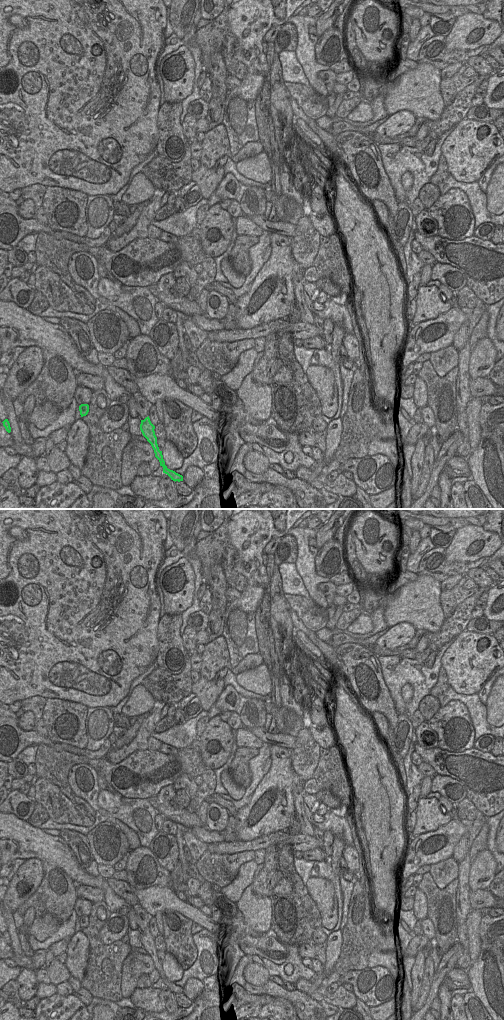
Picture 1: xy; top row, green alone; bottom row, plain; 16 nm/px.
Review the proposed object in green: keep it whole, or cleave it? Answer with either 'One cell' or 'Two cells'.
One cell

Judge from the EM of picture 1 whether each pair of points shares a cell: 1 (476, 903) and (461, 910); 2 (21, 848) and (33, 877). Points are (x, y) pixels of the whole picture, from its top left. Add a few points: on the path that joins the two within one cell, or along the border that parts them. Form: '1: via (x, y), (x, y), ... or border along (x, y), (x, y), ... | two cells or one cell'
1: border along (469, 893), (469, 906), (471, 909) | two cells
2: border along (26, 859), (38, 858), (42, 861) | two cells

